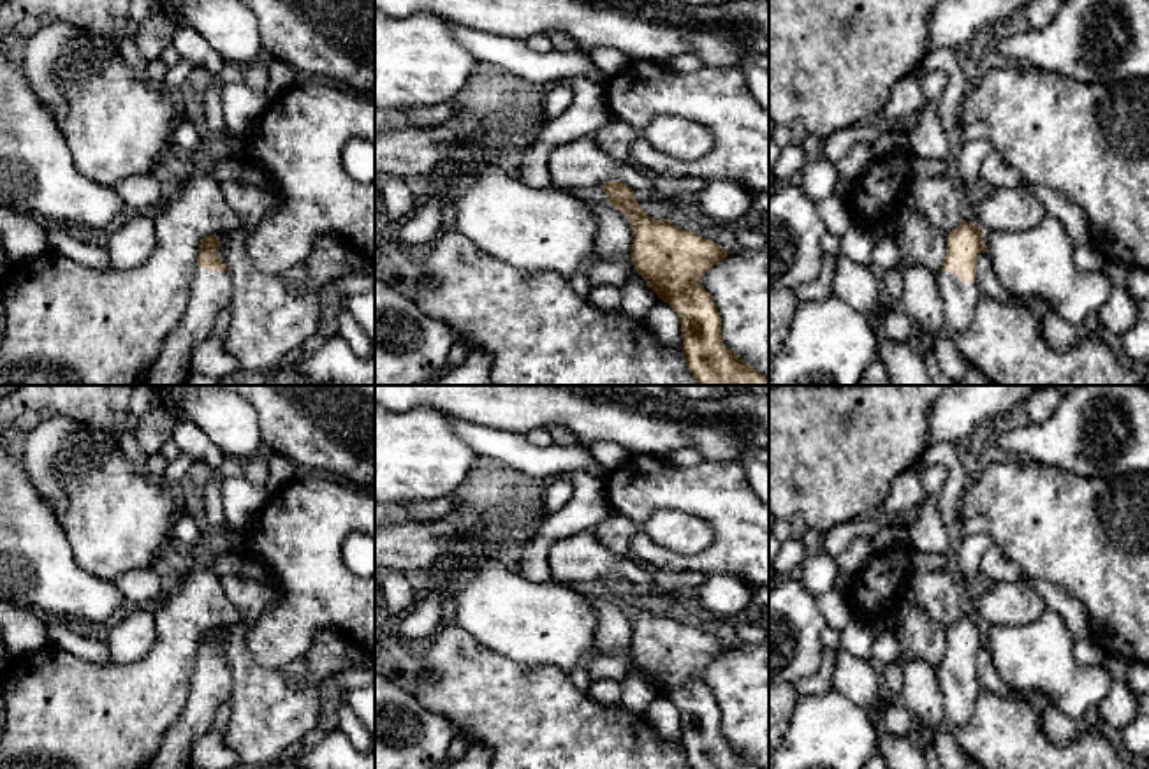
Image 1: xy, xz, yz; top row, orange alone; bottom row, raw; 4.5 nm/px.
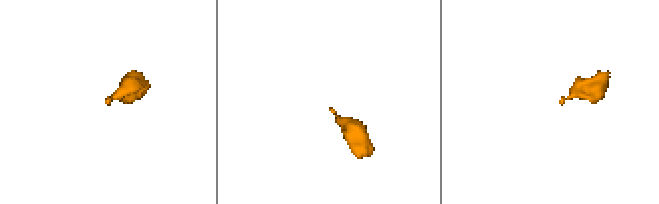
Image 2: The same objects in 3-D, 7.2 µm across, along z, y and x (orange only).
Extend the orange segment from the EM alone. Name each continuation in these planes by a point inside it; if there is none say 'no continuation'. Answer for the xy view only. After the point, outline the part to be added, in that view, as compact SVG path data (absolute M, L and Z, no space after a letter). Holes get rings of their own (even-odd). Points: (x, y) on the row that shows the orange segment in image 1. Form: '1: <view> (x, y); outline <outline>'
1: xy (210, 291); outline M197 267L185 315L167 336L143 385L185 385L194 350L209 338L218 311L229 304L231 276Z

